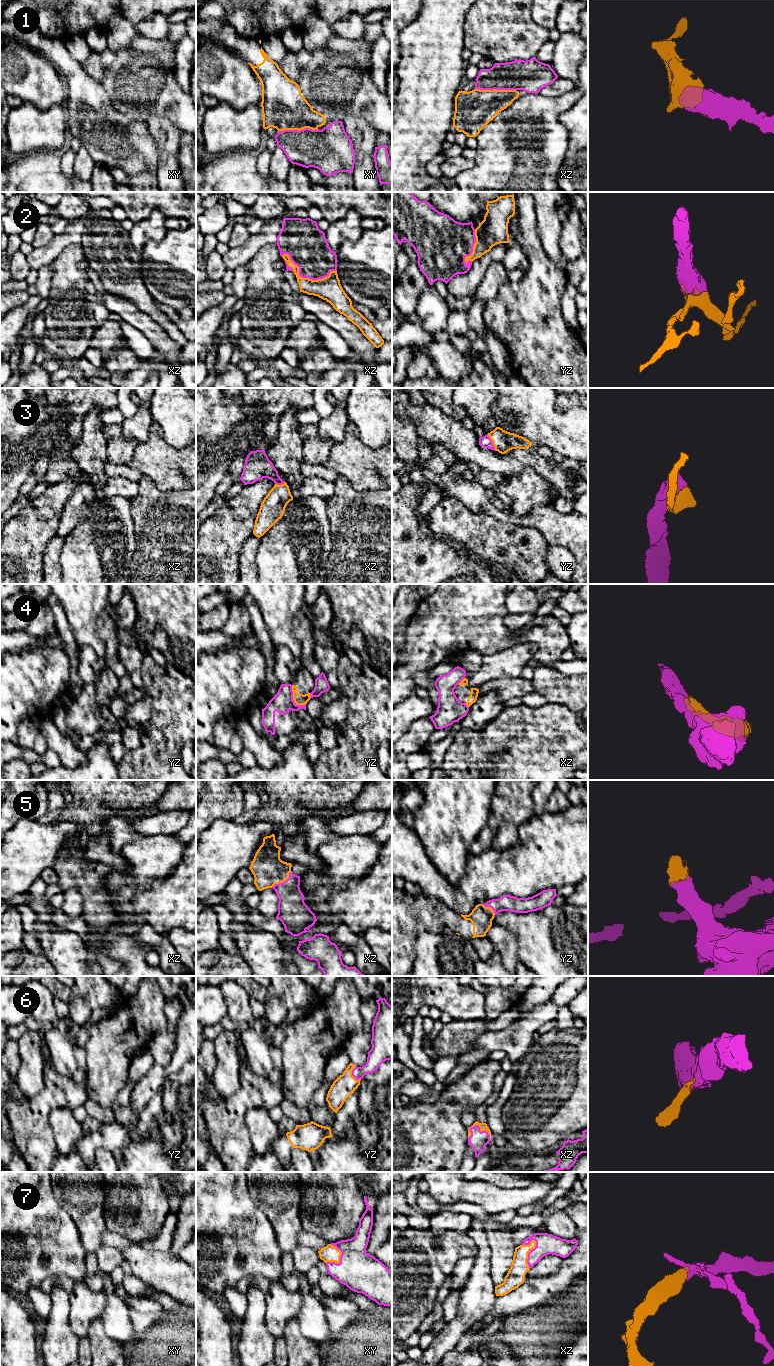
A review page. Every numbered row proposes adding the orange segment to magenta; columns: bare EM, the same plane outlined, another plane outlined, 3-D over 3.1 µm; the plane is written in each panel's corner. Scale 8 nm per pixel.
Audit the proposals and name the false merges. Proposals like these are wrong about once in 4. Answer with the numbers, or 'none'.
4

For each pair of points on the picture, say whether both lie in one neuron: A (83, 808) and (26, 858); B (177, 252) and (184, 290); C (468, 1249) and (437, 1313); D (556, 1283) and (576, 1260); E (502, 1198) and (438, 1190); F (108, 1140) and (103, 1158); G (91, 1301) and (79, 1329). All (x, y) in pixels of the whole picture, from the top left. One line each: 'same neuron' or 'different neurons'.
A: different neurons
B: same neuron
C: different neurons
D: same neuron
E: same neuron
F: different neurons
G: same neuron

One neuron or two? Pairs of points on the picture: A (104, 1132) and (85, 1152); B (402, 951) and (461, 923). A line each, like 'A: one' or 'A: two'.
A: one
B: one

